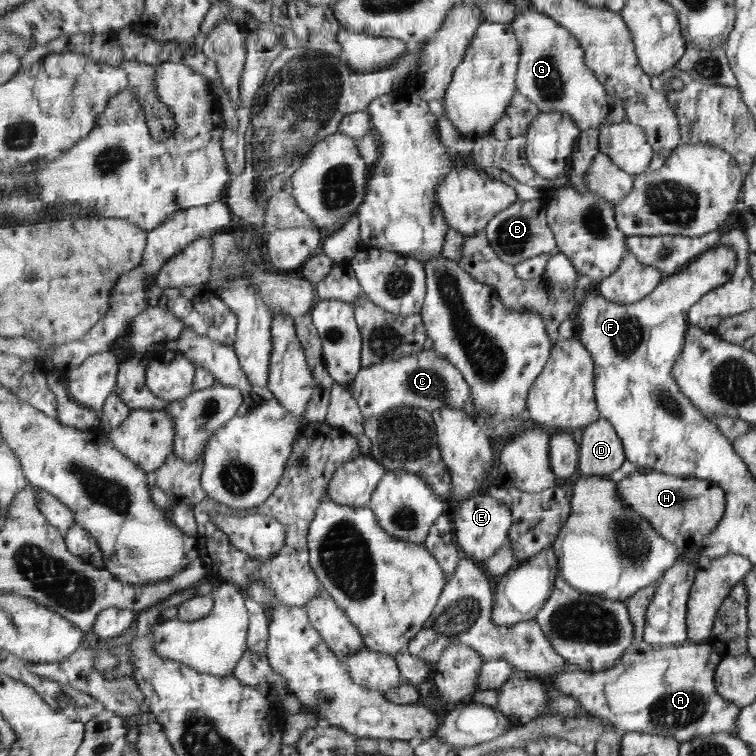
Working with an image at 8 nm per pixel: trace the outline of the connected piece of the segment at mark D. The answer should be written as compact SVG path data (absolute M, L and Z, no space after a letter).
M603 416L579 434L579 446L582 474L608 475L627 460L618 430Z

